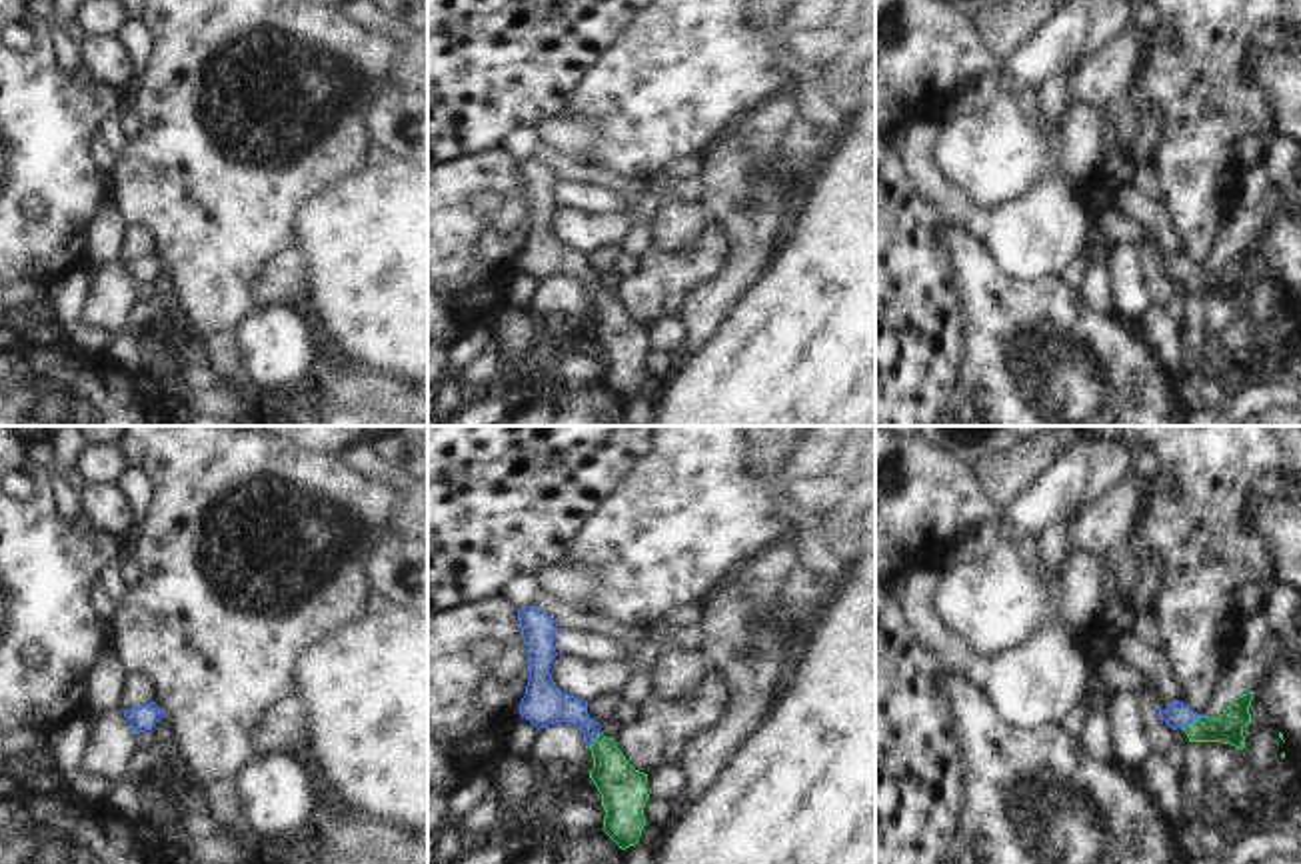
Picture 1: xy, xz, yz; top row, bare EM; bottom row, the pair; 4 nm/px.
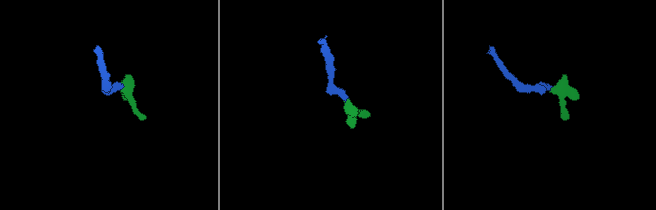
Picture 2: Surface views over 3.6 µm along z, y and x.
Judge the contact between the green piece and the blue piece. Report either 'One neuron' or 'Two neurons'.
One neuron.

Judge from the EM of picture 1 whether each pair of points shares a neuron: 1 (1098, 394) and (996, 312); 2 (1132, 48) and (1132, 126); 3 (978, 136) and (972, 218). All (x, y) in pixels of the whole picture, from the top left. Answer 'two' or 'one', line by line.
1: one
2: one
3: two

